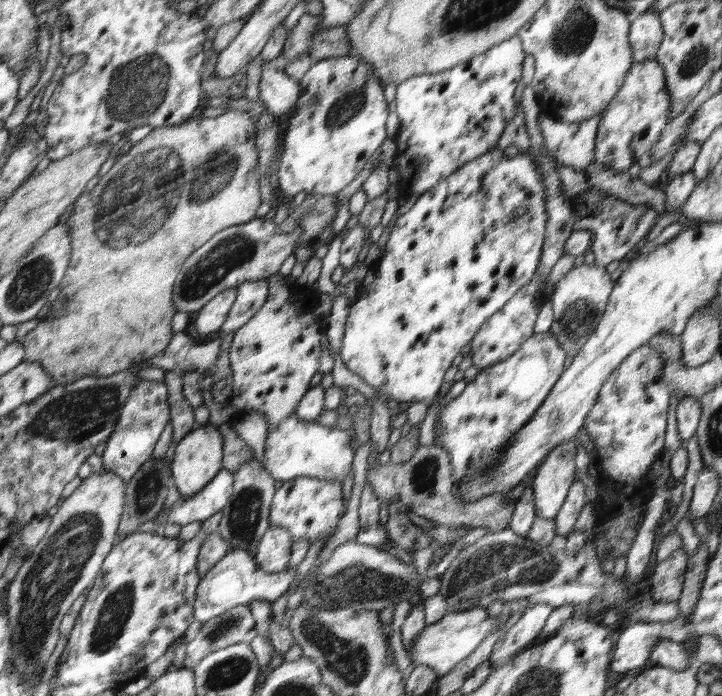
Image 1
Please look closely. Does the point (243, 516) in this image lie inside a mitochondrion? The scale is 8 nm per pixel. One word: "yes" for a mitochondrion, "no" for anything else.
yes

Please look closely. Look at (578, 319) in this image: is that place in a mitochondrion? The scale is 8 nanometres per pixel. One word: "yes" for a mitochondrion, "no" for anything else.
yes

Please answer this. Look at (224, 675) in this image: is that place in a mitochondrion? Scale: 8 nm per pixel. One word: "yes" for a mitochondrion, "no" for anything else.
yes

